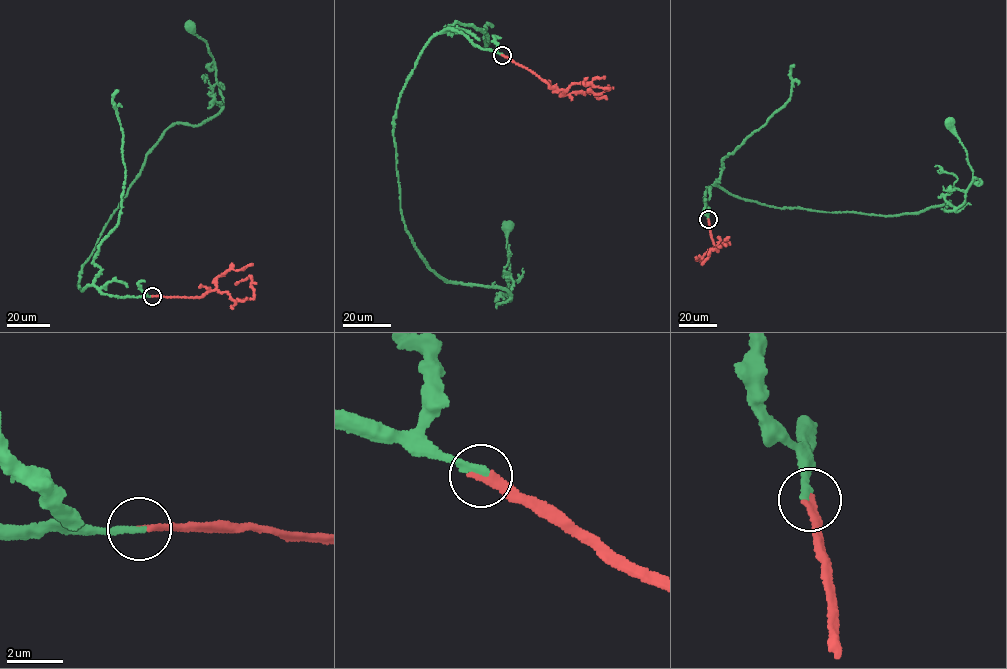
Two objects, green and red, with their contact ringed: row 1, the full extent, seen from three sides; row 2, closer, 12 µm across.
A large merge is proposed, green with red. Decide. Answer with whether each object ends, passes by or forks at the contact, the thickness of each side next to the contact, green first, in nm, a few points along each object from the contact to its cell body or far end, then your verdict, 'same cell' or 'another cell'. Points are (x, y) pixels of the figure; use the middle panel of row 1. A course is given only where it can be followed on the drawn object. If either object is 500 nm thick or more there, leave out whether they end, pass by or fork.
green ends there; red ends there; 260 nm thick on the green side, 280 nm on the other; green runs (502, 55), (438, 32), (401, 92), (393, 136), (406, 230), (437, 275), (511, 300), (507, 227); red runs (502, 55), (535, 73), (549, 87), (565, 90), (585, 82), (610, 88), (595, 94), (593, 85); same cell

